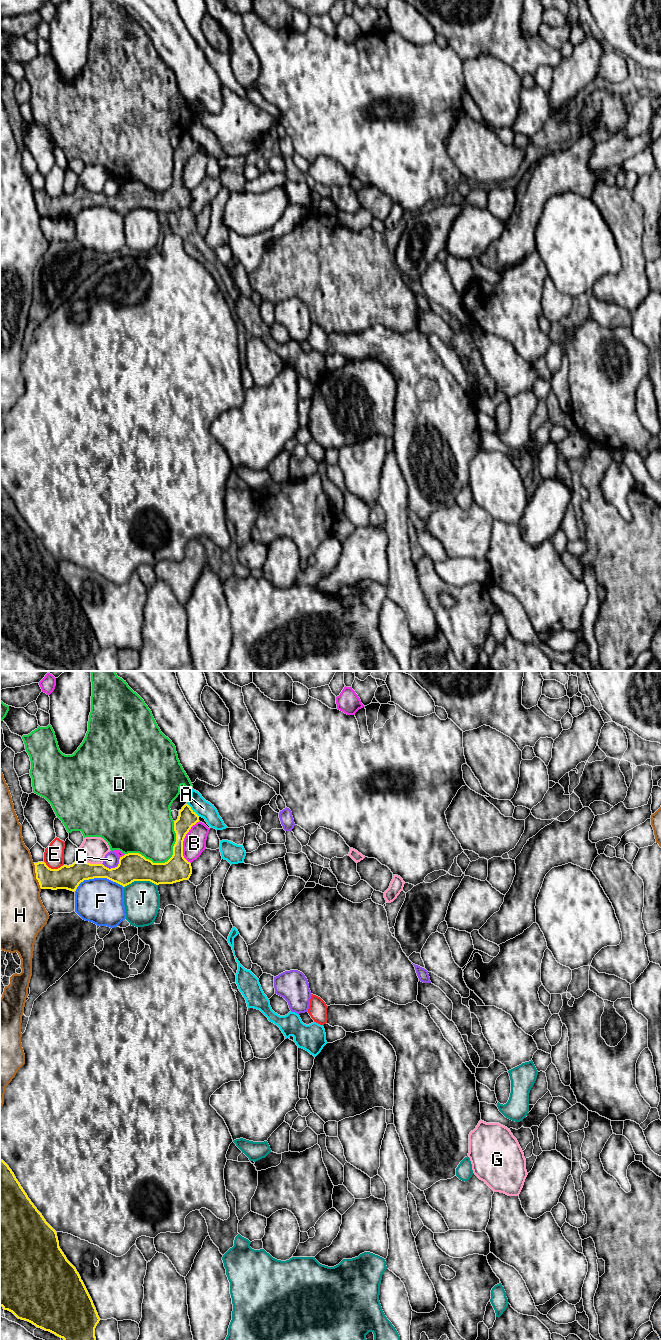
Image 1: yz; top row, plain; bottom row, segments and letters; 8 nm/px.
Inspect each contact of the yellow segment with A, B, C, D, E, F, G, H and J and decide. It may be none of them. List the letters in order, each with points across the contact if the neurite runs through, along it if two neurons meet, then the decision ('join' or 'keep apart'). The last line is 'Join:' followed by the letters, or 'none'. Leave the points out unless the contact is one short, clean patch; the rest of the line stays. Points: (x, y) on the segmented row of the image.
A: border along yz (187, 803), (198, 816); keep apart
B: keep apart
C: border along yz (120, 858), (114, 867), (107, 868), (102, 863); keep apart
D: keep apart
E: keep apart
F: keep apart
G: border along yz (79, 853), (88, 862), (101, 864); keep apart
H: keep apart
J: keep apart
Join: none

